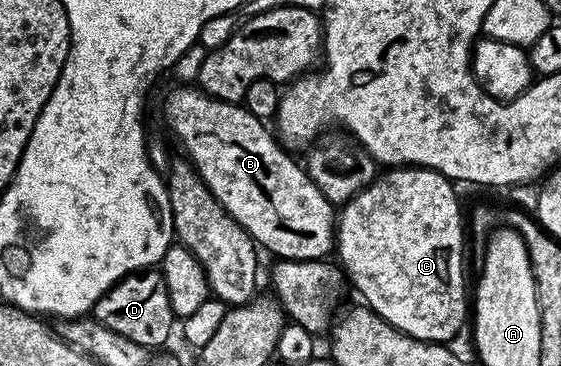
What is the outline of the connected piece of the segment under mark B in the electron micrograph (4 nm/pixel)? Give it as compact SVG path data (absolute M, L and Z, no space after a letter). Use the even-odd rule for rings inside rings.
M180 84L164 98L163 121L176 133L180 146L185 150L187 161L202 176L206 188L242 224L244 231L252 237L257 247L269 250L280 260L290 262L315 262L324 260L333 253L336 244L337 211L326 196L314 184L307 169L291 158L289 151L278 141L277 135L268 130L261 119L234 102L223 102L211 98L203 90L192 84Z

